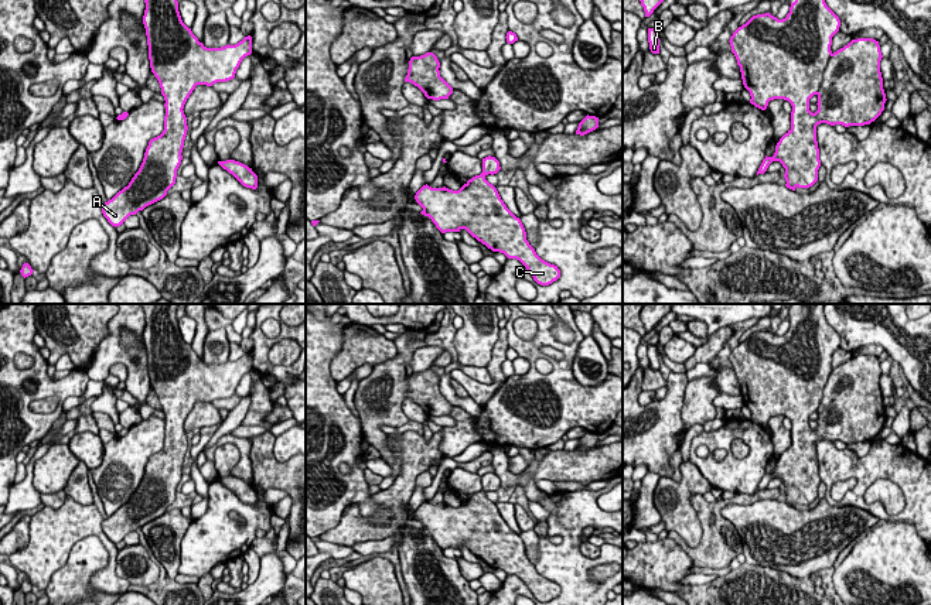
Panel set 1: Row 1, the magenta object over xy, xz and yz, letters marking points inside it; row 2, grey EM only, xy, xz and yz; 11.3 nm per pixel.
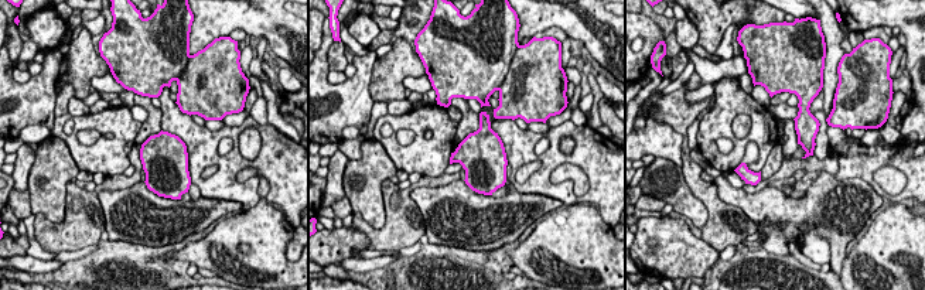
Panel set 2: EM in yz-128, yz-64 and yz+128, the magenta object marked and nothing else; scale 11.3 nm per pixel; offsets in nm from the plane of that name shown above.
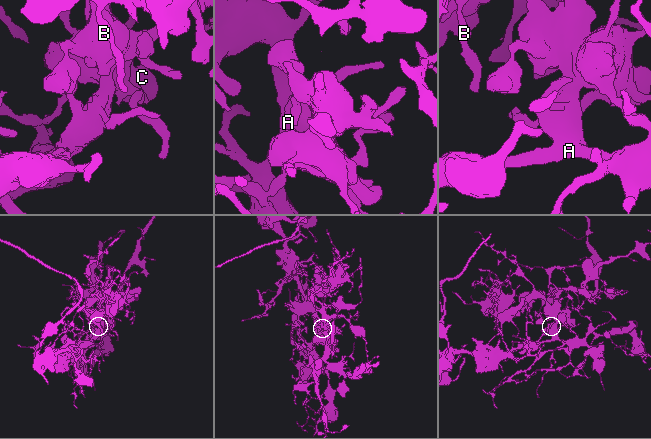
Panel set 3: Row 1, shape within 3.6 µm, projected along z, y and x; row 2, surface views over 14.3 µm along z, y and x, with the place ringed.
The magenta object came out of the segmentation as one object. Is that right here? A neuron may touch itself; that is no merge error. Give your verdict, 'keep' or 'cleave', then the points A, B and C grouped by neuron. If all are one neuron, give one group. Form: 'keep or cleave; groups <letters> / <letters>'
keep; groups A B C

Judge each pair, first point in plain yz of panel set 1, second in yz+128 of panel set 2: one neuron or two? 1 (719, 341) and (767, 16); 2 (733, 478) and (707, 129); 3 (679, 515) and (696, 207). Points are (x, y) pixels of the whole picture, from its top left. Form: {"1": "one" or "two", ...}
{"1": "one", "2": "one", "3": "one"}

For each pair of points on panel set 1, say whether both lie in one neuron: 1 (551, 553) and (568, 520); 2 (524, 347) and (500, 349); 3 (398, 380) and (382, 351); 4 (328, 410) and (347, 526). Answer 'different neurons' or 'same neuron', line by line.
1: same neuron
2: different neurons
3: different neurons
4: different neurons

